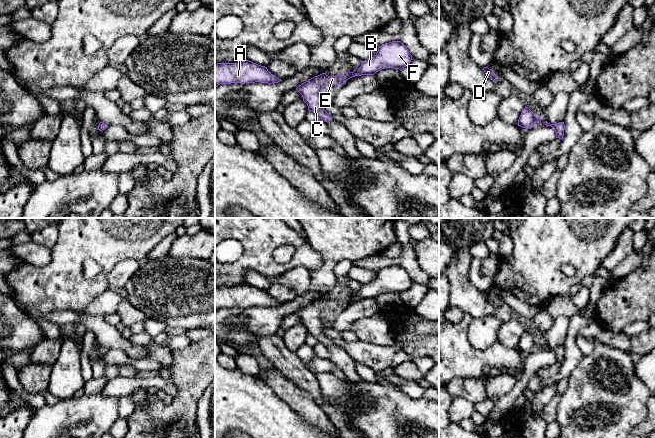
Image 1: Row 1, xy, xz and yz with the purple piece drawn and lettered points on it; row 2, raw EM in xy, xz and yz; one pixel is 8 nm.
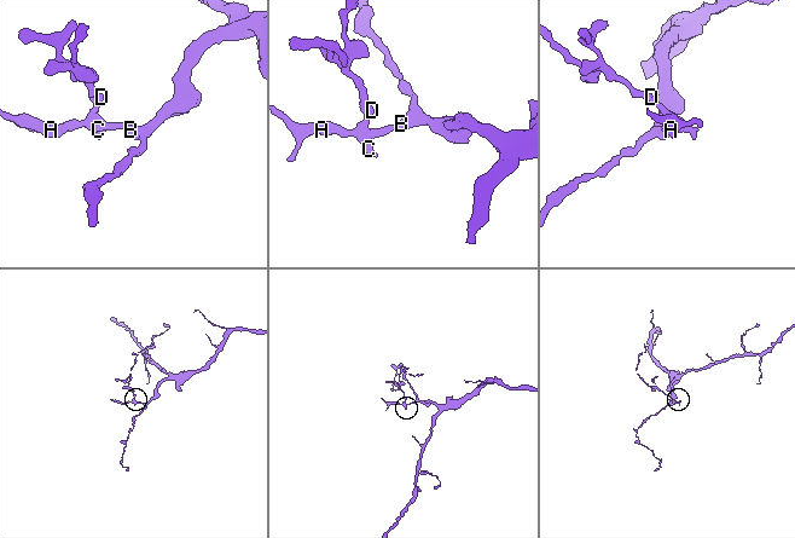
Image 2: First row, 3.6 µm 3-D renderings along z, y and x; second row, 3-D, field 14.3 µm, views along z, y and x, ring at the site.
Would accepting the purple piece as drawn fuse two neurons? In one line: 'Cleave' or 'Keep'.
Keep

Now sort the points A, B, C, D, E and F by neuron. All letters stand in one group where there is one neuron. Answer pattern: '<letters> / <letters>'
A B C D E F

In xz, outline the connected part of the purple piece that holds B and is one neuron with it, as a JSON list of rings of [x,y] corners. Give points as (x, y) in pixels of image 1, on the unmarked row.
[[[392,265],[379,270],[377,277],[365,284],[360,285],[353,296],[346,296],[336,300],[328,300],[322,297],[299,309],[296,314],[302,319],[308,334],[315,337],[318,343],[326,346],[332,341],[324,334],[322,326],[322,312],[329,309],[343,309],[355,300],[374,299],[385,292],[401,294],[410,288],[412,279],[401,265]]]

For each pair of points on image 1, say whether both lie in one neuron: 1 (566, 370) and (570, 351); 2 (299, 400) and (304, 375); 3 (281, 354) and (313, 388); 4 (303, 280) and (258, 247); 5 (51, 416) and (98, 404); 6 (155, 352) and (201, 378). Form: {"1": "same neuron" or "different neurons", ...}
{"1": "same neuron", "2": "different neurons", "3": "same neuron", "4": "different neurons", "5": "same neuron", "6": "different neurons"}

